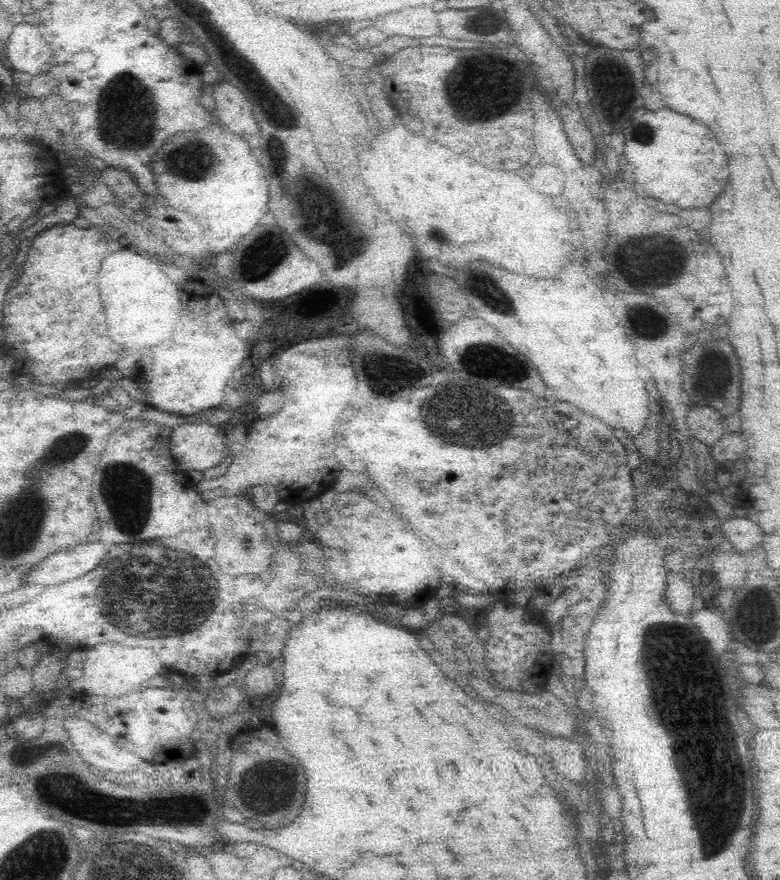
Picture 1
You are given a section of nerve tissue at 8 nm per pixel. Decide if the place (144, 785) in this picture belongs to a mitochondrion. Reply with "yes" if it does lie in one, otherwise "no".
no

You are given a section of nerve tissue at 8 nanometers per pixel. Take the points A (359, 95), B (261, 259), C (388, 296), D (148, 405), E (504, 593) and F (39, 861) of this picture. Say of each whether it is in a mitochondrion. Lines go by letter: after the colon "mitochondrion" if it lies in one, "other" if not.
A: other
B: mitochondrion
C: other
D: other
E: other
F: mitochondrion

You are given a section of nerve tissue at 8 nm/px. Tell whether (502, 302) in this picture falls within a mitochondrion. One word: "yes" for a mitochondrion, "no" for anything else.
yes

